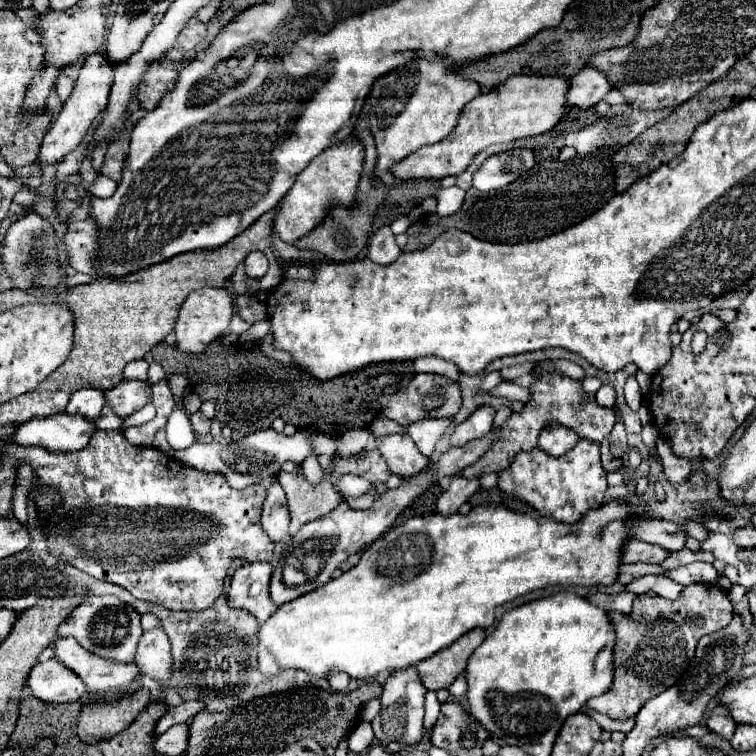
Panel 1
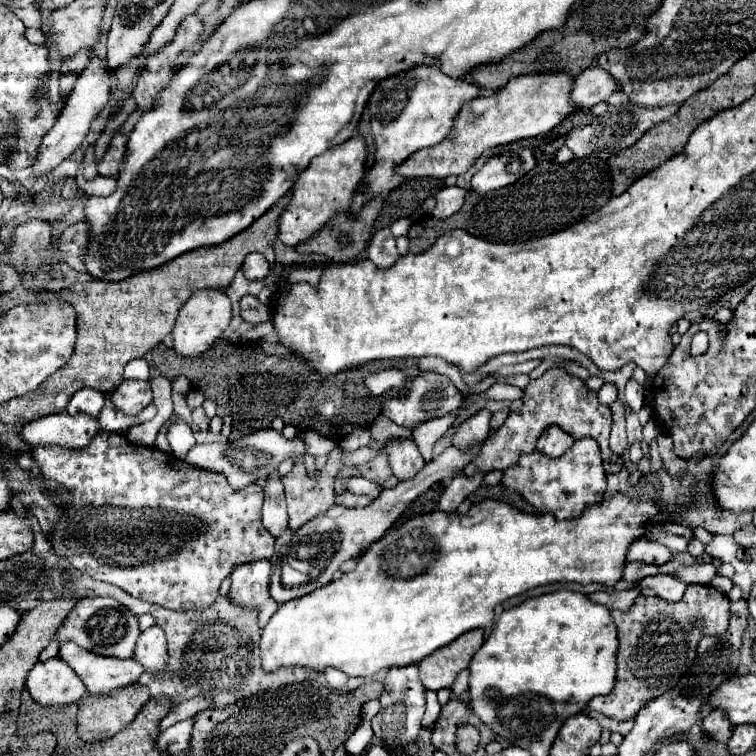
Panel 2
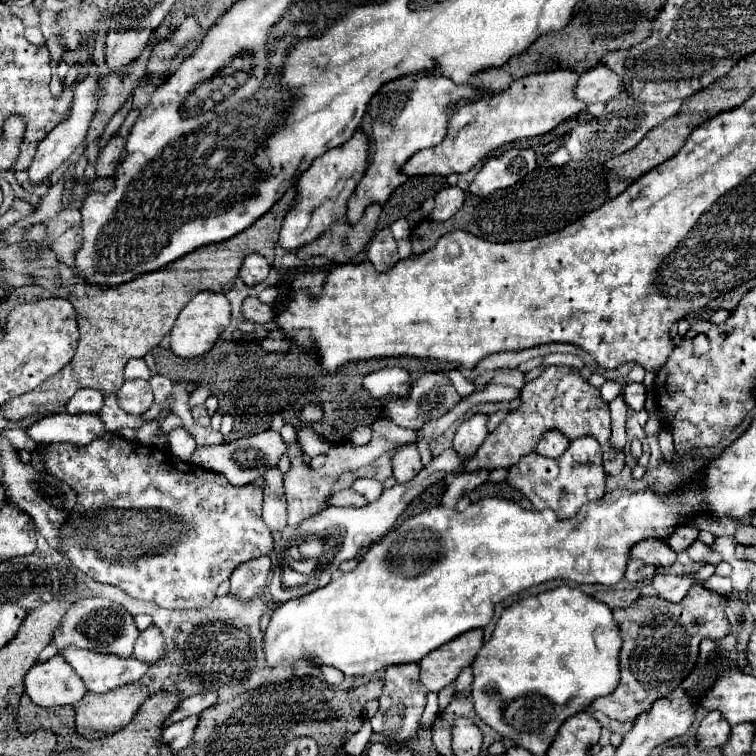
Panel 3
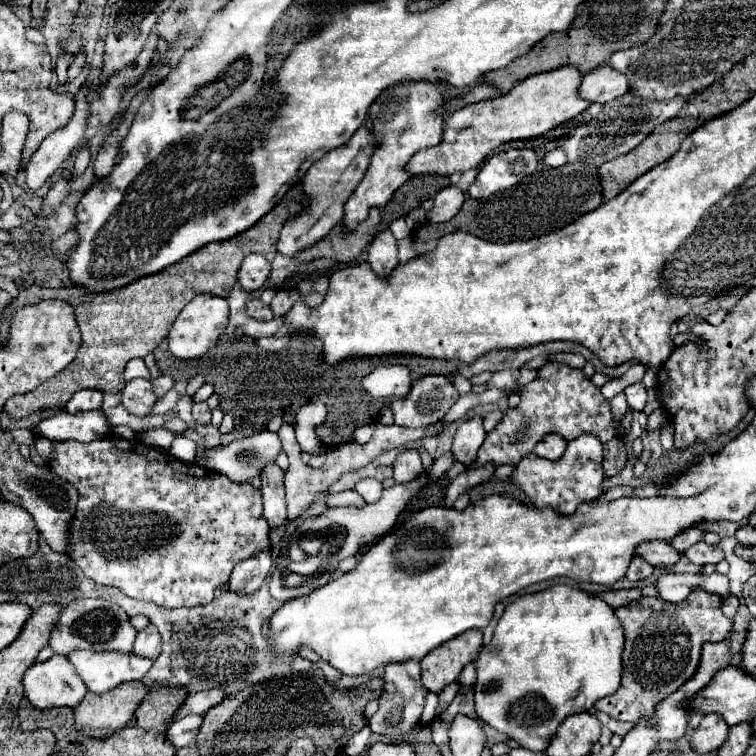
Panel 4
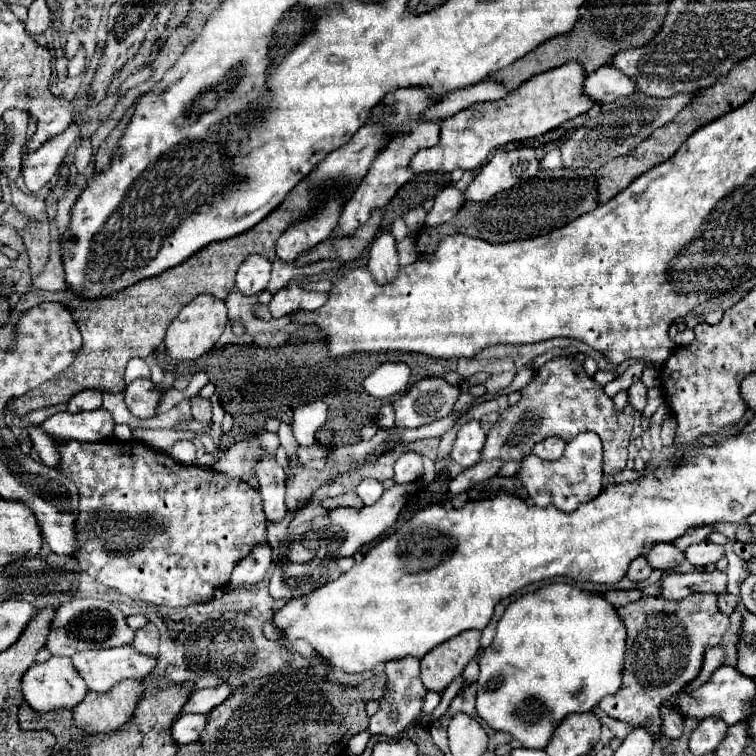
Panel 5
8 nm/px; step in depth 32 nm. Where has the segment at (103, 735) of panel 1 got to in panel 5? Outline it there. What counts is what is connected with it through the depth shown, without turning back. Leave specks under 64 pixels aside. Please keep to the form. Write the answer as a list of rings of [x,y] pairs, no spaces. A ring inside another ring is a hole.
[[[124,680],[104,694],[86,692],[84,700],[72,710],[74,722],[86,734],[110,734],[132,718],[142,692],[140,680]]]

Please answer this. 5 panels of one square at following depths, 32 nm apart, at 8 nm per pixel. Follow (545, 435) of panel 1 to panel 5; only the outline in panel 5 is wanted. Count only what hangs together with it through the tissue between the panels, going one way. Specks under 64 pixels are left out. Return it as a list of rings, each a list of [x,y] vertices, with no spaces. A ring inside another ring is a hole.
[[[550,436],[550,438],[546,438],[544,442],[536,444],[532,452],[534,452],[538,458],[544,458],[544,460],[558,460],[558,458],[562,456],[564,448],[566,448],[566,442],[564,442],[562,438]]]

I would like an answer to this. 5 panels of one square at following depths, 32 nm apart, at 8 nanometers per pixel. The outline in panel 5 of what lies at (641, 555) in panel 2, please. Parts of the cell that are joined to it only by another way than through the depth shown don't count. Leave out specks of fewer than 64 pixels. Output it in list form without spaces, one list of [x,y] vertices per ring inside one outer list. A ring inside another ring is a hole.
[[[658,542],[654,544],[648,554],[646,554],[646,560],[652,568],[660,568],[660,570],[672,570],[674,566],[678,566],[684,558],[684,552],[676,550],[676,546],[672,544],[664,544],[664,542]]]

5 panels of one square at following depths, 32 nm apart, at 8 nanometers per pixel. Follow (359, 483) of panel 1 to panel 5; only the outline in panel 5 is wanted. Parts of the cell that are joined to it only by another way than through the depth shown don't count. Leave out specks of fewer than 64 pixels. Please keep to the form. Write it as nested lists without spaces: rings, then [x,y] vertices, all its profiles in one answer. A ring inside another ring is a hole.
[[[362,480],[362,482],[358,484],[356,492],[358,492],[358,496],[364,500],[364,504],[374,504],[374,502],[380,500],[384,488],[382,488],[382,484],[380,484],[378,480]]]

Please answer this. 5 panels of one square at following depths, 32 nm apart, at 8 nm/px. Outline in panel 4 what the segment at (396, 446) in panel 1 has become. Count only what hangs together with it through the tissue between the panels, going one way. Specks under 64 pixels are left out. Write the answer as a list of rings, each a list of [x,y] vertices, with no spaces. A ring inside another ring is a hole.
[[[414,448],[402,450],[396,460],[394,460],[394,480],[398,484],[404,484],[412,478],[416,478],[422,472],[422,462],[420,462],[420,454]]]

